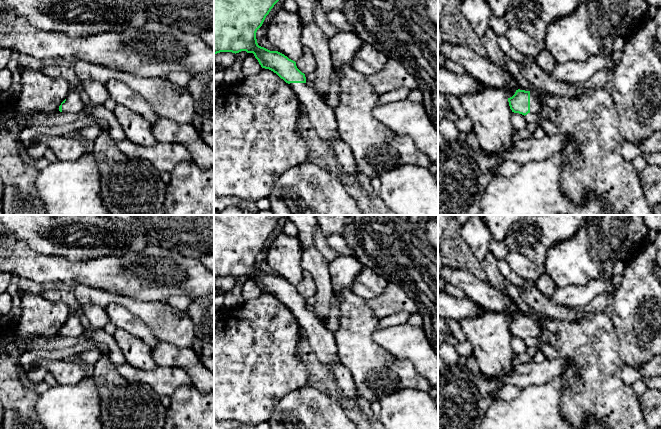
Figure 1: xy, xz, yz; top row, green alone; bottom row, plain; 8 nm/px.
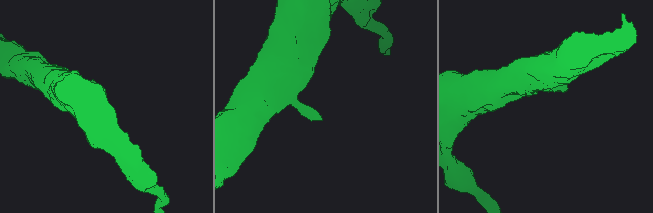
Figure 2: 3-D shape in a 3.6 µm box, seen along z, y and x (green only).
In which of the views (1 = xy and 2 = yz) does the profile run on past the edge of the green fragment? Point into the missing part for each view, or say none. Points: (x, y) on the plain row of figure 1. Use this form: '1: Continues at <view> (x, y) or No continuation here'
1: Continues at xy (73, 328)
2: Continues at yz (535, 327)

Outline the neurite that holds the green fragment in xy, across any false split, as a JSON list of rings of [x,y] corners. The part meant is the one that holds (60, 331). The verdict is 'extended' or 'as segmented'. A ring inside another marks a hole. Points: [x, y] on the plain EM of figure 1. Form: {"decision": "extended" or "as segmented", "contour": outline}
{"decision": "extended", "contour": [[[70,315],[59,330],[59,335],[64,337],[79,337],[81,334],[84,334],[84,326],[75,315]]]}

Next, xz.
{"decision": "extended", "contour": [[[214,215],[214,279],[220,276],[253,277],[262,292],[273,295],[289,308],[320,363],[334,375],[334,367],[340,361],[334,334],[326,329],[314,311],[306,308],[305,298],[297,292],[295,285],[257,267],[257,254],[274,229],[285,218],[286,215]]]}

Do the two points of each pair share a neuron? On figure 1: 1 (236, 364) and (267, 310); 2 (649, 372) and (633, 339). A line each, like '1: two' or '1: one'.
1: one
2: two

